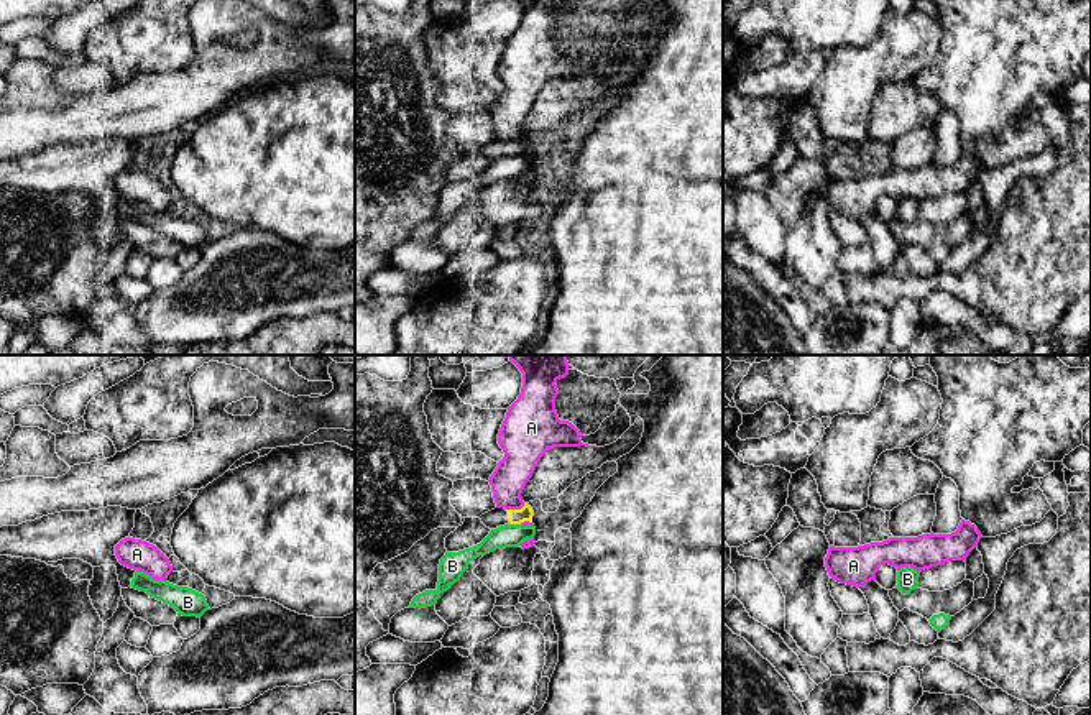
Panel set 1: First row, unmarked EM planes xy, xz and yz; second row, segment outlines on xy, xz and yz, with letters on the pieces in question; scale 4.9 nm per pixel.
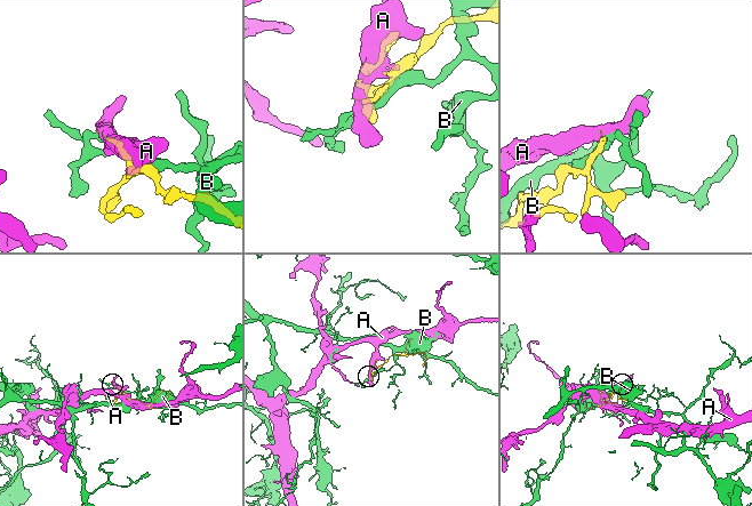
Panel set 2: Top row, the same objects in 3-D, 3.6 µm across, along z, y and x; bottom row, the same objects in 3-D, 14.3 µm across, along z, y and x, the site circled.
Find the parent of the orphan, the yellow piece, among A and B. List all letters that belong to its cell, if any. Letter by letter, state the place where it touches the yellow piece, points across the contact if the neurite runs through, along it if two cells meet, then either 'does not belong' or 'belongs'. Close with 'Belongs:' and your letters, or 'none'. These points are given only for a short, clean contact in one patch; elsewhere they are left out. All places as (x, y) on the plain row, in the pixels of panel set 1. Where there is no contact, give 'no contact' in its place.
A: meets yellow in xz at (515, 142); border along xz (524, 135), (520, 140), (506, 142); does not belong
B: meets yellow in xz at (515, 155); does not belong
Belongs: none

